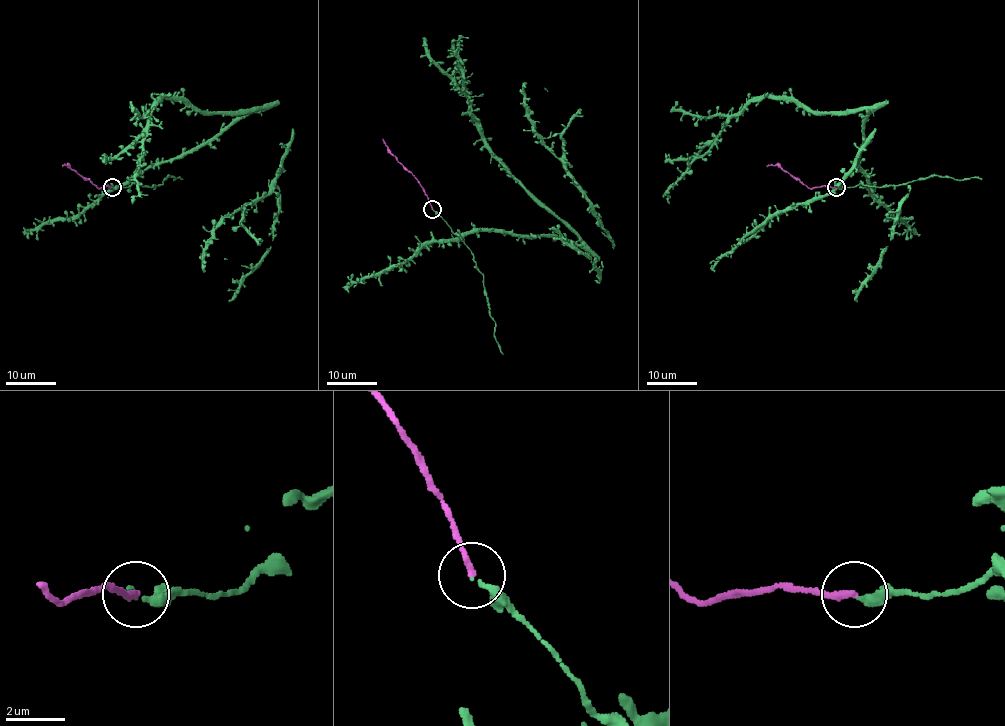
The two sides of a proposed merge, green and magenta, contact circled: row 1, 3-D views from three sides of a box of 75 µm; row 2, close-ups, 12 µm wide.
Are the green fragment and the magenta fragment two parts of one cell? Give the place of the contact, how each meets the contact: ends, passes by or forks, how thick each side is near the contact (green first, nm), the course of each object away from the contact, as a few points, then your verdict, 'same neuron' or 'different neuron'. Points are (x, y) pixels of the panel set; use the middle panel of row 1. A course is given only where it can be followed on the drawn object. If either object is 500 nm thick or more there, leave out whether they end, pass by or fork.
place (432, 209); green ends; magenta ends; calibres 200 and 200 nm; course green (432, 210), (453, 239), (473, 231), (579, 238), (517, 180), (484, 140), (463, 87), (458, 39), (452, 42); course magenta (432, 209), (418, 180), (390, 152), (383, 138); same neuron

